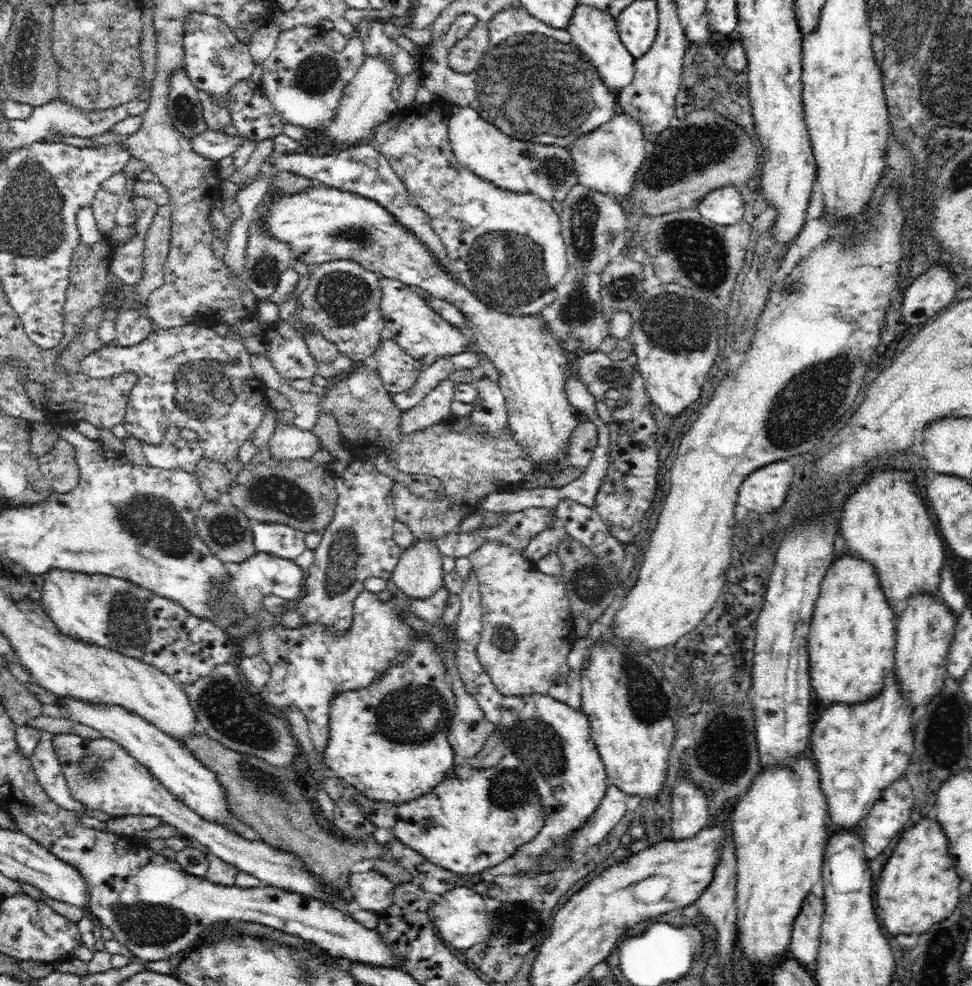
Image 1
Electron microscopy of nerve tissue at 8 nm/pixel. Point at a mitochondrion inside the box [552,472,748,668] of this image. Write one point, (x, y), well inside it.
(590, 584)

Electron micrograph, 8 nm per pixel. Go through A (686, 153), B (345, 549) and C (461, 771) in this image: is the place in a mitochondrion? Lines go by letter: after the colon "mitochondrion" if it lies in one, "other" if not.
A: mitochondrion
B: mitochondrion
C: other

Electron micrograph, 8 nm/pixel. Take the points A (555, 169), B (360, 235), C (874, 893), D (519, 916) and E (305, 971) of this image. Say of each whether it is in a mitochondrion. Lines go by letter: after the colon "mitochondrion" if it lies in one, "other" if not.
A: mitochondrion
B: mitochondrion
C: other
D: mitochondrion
E: mitochondrion

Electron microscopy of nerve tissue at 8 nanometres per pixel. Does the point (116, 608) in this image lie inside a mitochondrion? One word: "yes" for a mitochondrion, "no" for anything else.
yes

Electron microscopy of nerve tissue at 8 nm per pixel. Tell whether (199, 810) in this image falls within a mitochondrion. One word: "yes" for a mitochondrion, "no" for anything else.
no

